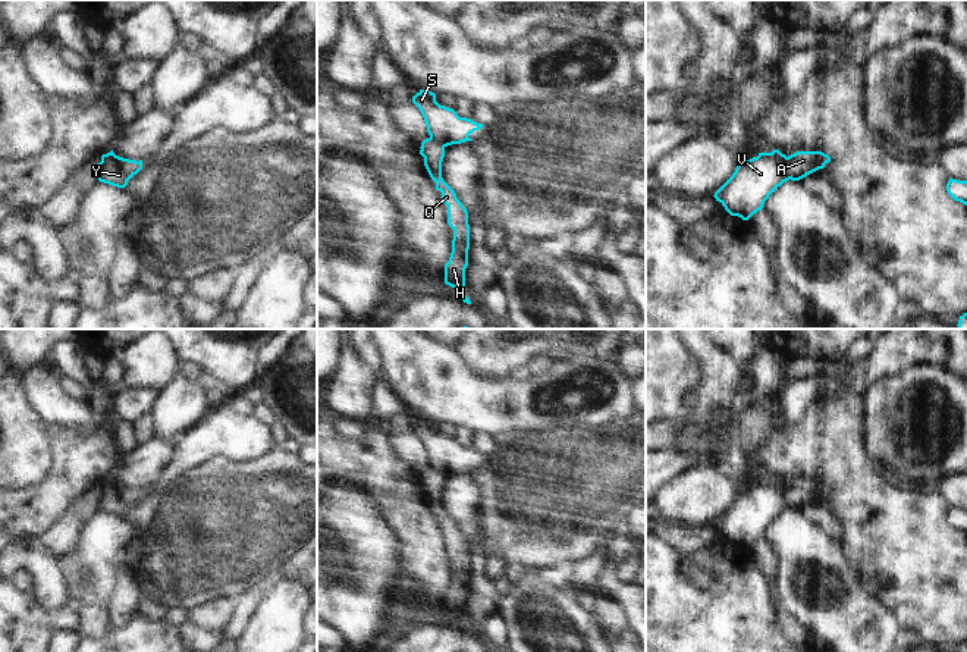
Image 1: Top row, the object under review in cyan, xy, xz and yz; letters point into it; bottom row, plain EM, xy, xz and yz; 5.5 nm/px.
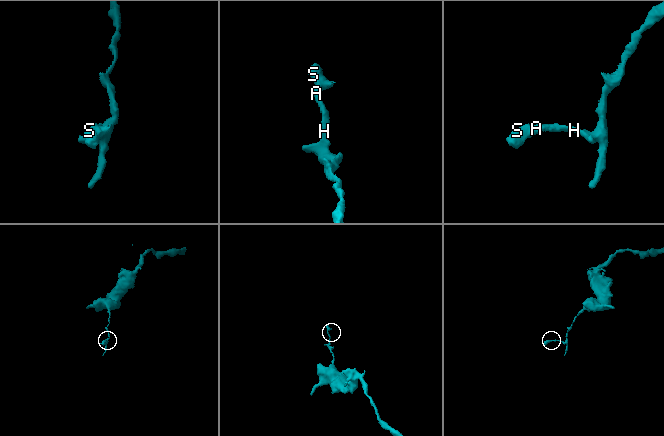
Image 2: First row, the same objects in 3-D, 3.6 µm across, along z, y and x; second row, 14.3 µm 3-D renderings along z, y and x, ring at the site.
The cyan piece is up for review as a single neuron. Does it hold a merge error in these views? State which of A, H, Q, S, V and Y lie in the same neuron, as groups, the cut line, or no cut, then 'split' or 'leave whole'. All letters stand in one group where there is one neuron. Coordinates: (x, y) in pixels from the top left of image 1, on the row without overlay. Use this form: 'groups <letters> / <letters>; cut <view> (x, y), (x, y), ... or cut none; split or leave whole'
groups A H Q / S V Y; cut yz (785, 486), (785, 501), (791, 507); split

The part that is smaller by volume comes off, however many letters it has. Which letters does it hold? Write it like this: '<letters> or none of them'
S, V, Y

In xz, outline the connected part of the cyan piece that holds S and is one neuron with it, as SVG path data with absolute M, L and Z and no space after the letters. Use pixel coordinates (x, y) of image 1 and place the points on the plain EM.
M420 419L412 426L412 432L420 438L430 467L445 476L472 470L468 464L484 455L471 448L459 446L453 438L440 435L436 430L436 423L427 419Z

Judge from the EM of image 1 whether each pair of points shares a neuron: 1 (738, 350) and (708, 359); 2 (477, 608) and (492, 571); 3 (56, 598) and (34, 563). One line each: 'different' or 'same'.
1: different
2: different
3: same

